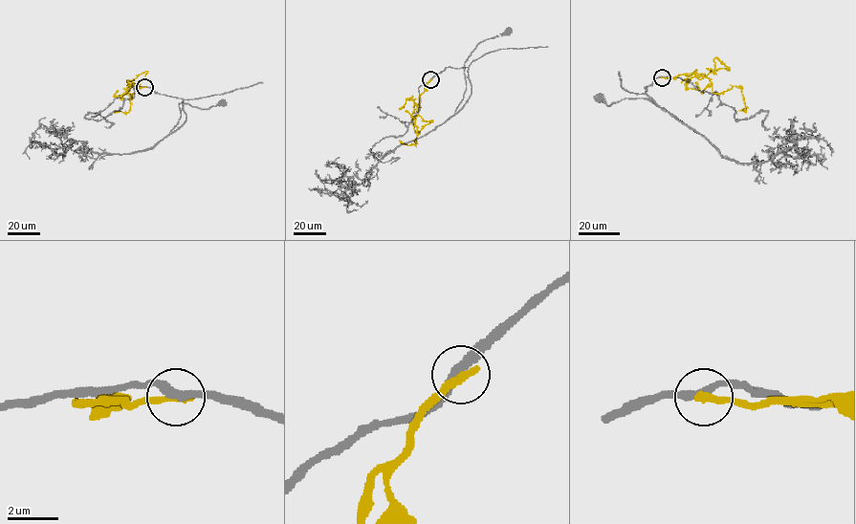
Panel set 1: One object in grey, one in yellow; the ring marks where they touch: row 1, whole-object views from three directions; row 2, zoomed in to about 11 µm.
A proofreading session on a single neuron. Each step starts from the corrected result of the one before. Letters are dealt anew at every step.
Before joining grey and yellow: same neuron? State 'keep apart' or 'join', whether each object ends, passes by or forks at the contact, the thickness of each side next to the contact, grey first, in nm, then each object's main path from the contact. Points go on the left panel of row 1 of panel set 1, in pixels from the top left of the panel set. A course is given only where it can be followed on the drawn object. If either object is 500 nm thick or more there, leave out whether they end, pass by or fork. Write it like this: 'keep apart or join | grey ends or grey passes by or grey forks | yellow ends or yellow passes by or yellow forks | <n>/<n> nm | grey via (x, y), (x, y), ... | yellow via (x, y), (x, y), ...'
keep apart | grey passes by | yellow ends | 300/360 nm | grey via (145, 87), (183, 99), (186, 120), (170, 134), (181, 116), (179, 103), (208, 109), (221, 102) | yellow via (145, 87), (133, 83), (128, 92), (129, 99), (131, 94), (130, 110), (114, 113)

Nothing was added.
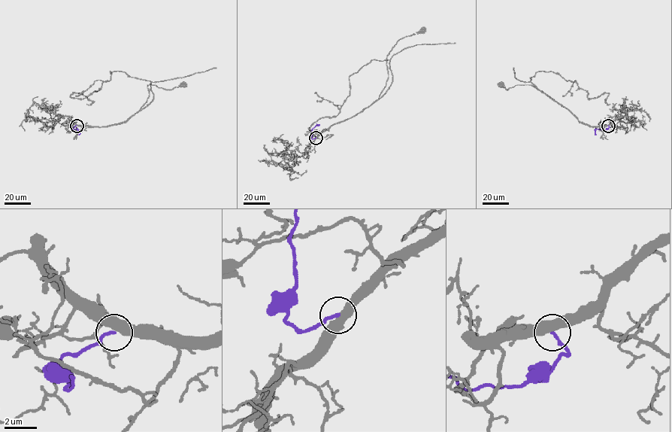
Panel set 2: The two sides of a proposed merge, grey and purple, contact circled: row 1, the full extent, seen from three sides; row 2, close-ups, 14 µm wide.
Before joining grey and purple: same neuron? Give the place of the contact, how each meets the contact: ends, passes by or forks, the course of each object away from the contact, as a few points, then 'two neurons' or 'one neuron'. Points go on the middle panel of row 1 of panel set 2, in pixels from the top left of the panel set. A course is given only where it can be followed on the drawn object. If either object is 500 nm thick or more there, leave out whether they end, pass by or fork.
at (316, 138); grey runs (316, 138), (331, 126), (355, 116), (378, 98), (388, 77), (386, 56), (398, 41), (422, 29); purple runs (316, 138), (311, 138), (311, 131), (319, 126); two neurons

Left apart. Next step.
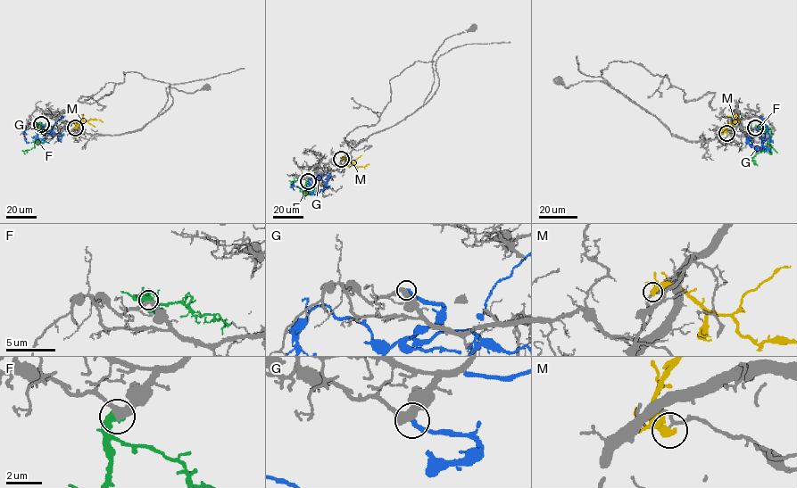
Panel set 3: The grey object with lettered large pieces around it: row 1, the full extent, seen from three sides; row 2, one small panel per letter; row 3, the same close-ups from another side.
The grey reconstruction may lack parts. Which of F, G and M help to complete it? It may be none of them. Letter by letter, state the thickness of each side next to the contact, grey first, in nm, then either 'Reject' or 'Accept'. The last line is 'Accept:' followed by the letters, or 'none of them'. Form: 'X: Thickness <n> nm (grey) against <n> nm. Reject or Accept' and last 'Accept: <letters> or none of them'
F: Thickness 320 nm (grey) against 300 nm. Accept
G: Thickness 400 nm (grey) against 320 nm. Reject
M: Thickness 170 nm (grey) against 340 nm. Reject
Accept: F

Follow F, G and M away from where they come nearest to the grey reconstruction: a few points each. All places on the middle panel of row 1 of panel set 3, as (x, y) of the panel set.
F: (306, 181), (305, 190), (309, 194), (304, 193), (301, 179), (291, 181), (292, 183)
G: (308, 181), (313, 183), (302, 189), (291, 186), (295, 182)
M: (341, 159), (345, 158), (357, 167), (369, 164)

